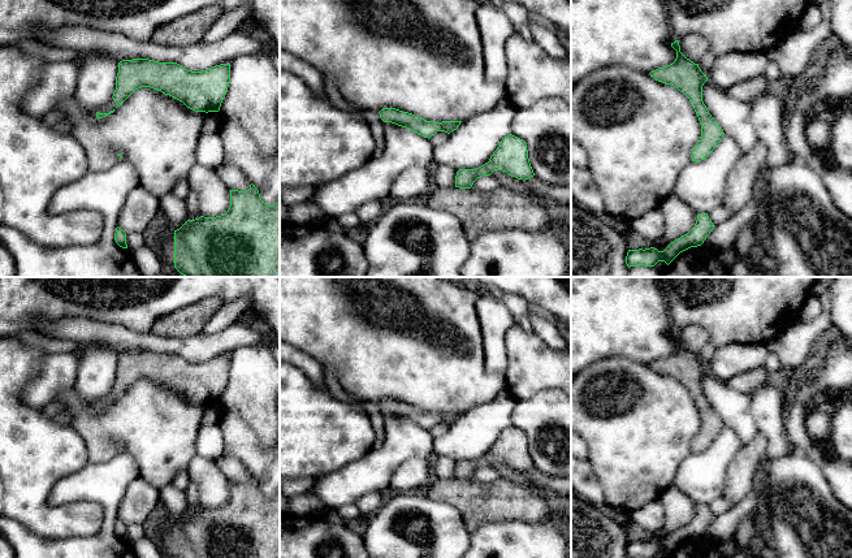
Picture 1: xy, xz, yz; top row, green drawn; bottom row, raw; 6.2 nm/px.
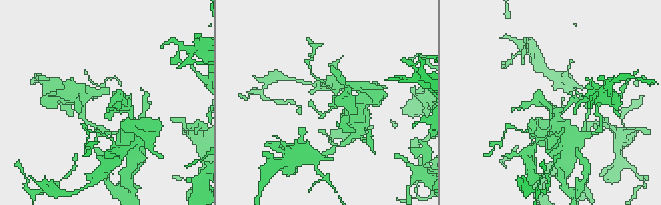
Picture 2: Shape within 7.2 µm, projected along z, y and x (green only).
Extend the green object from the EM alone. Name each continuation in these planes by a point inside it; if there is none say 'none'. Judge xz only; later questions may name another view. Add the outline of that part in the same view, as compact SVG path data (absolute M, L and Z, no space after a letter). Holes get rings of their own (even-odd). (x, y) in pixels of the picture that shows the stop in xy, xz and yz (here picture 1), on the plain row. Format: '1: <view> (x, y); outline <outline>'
none

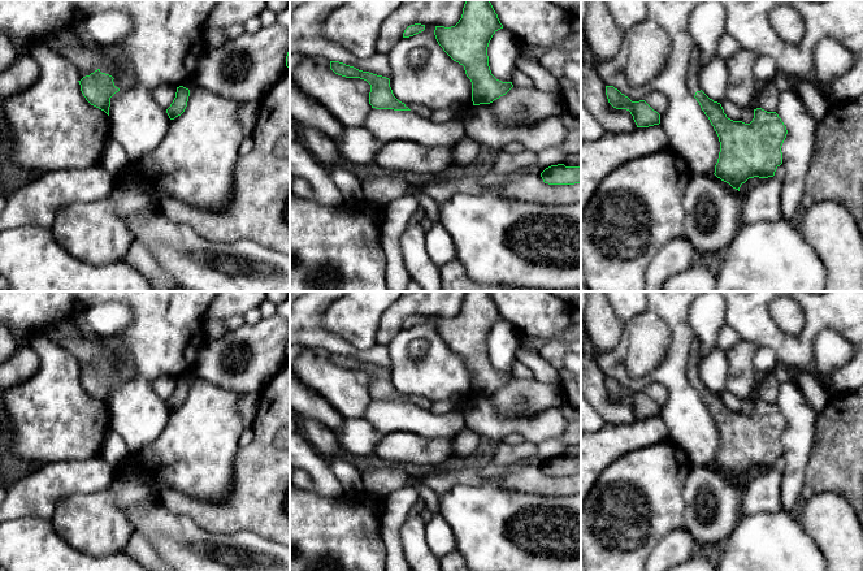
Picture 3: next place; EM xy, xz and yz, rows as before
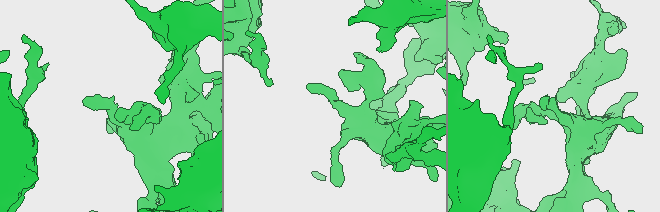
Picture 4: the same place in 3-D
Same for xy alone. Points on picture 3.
1: xy (125, 372); outline M129 354L125 356L125 362L113 371L114 377L118 378L120 381L126 381L133 378L134 376L134 367L133 367L133 360Z

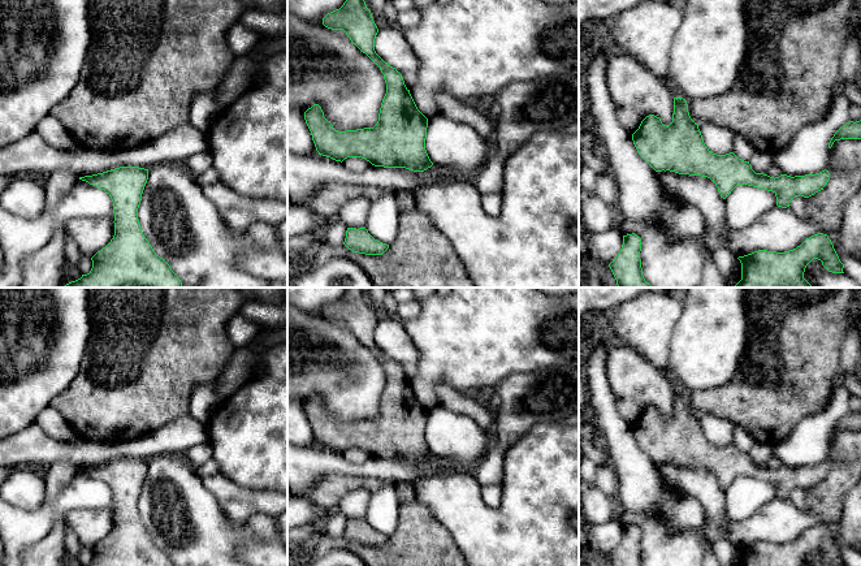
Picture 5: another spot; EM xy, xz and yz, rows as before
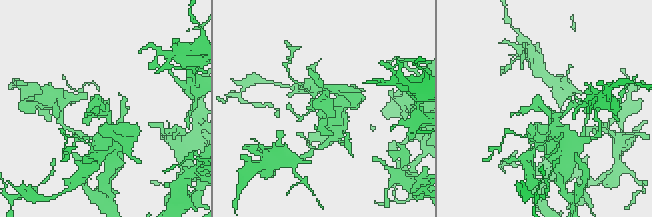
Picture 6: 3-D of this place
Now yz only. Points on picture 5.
none

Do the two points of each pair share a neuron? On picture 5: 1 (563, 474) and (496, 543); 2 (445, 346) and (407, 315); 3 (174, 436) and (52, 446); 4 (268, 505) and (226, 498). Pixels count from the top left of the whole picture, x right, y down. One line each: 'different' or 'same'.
1: same
2: different
3: same
4: same

